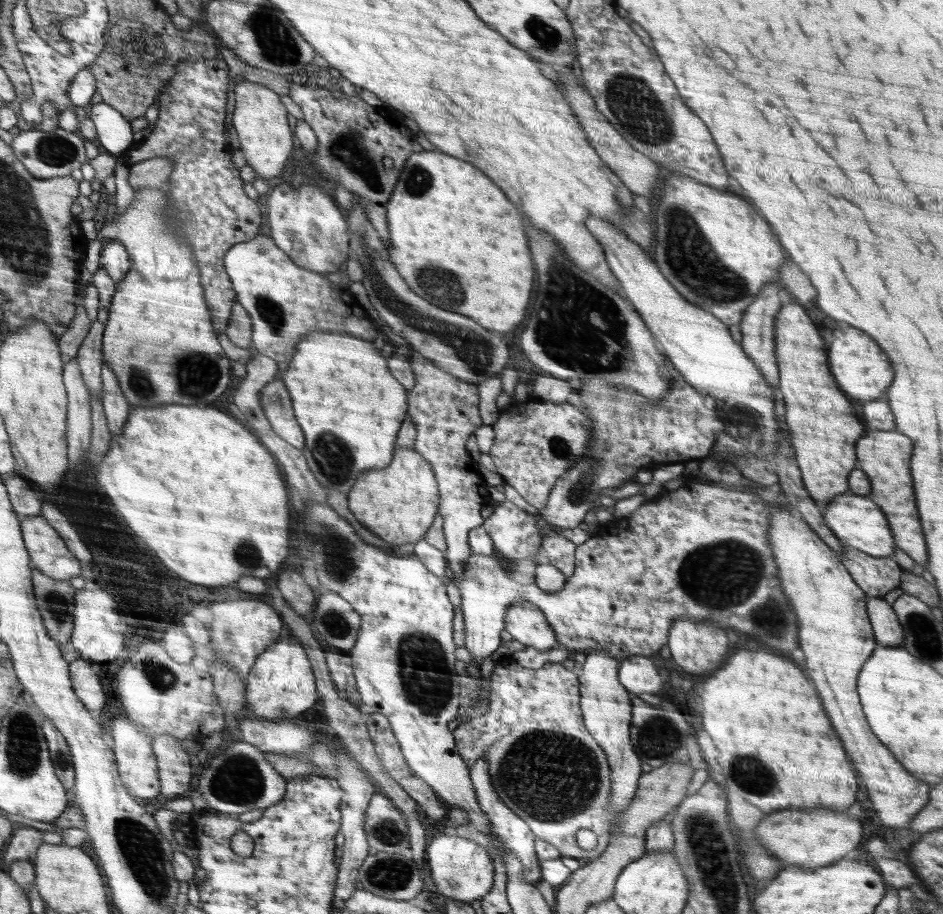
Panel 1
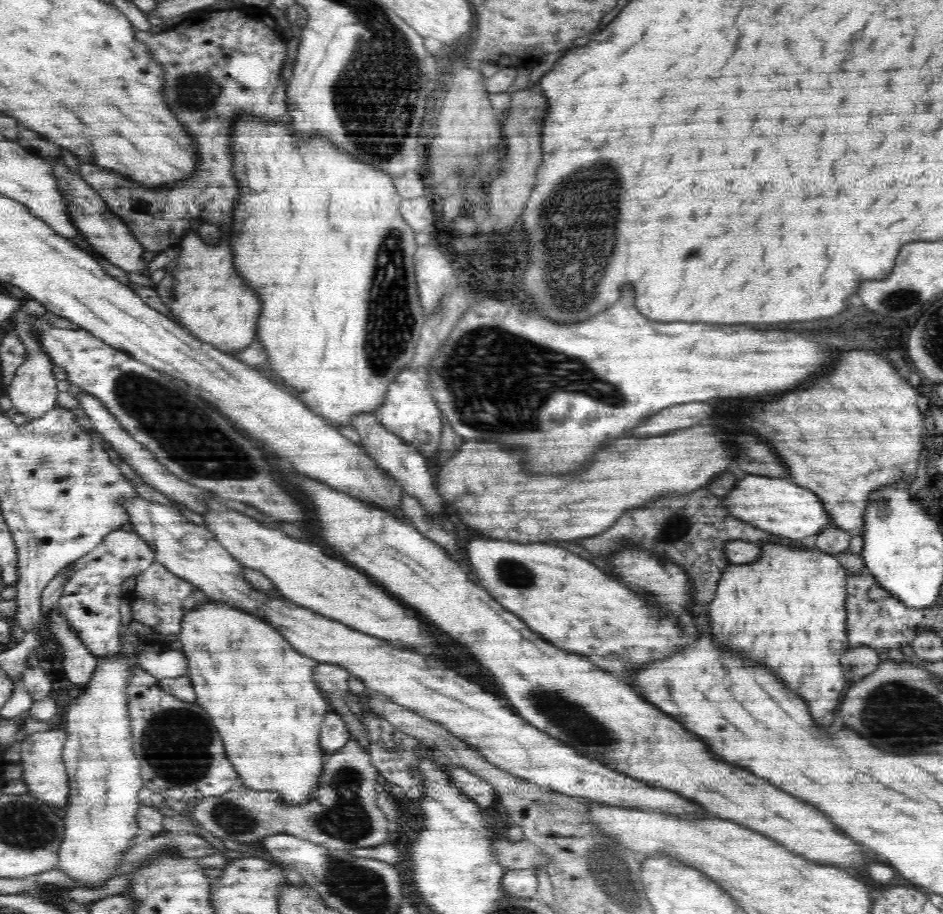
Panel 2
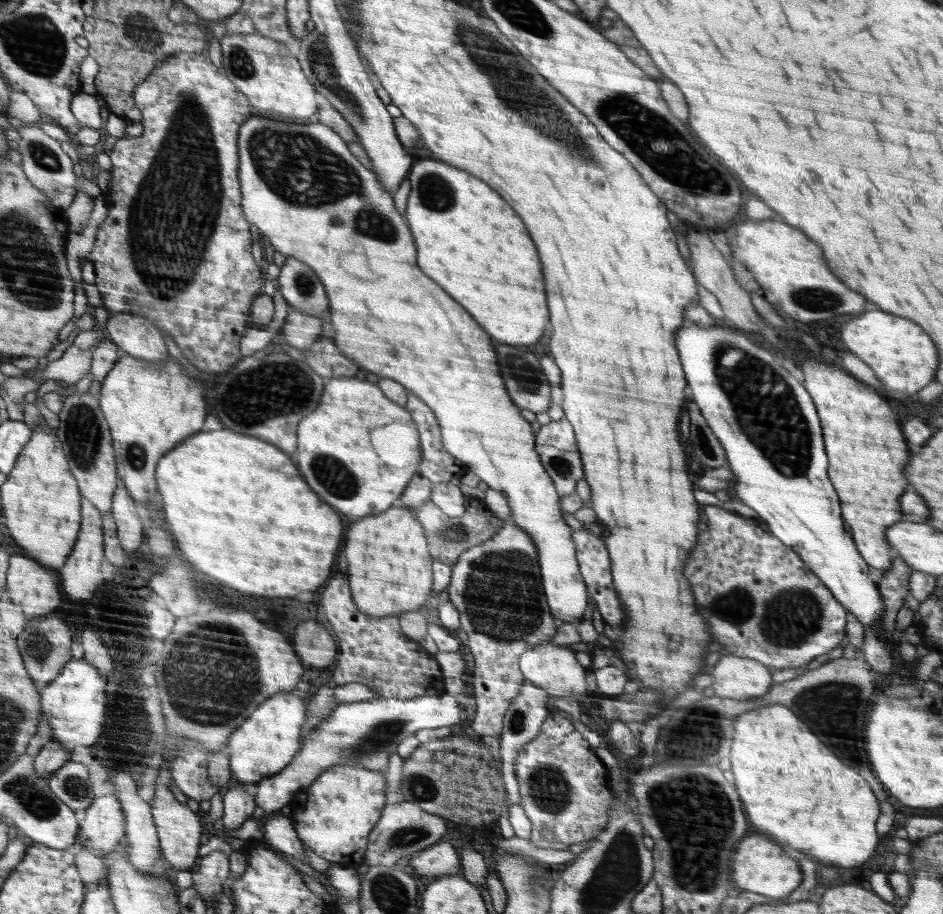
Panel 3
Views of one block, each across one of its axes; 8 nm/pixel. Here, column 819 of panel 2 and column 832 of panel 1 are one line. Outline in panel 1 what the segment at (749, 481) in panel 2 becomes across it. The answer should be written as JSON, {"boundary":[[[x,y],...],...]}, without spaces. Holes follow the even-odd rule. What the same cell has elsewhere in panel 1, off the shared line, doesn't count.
{"boundary":[[[852,492],[836,495],[836,498],[828,503],[828,507],[822,508],[822,514],[826,526],[842,542],[842,546],[856,548],[873,557],[894,556],[897,545],[892,532],[890,532],[888,520],[886,520],[882,509],[868,496]]]}

